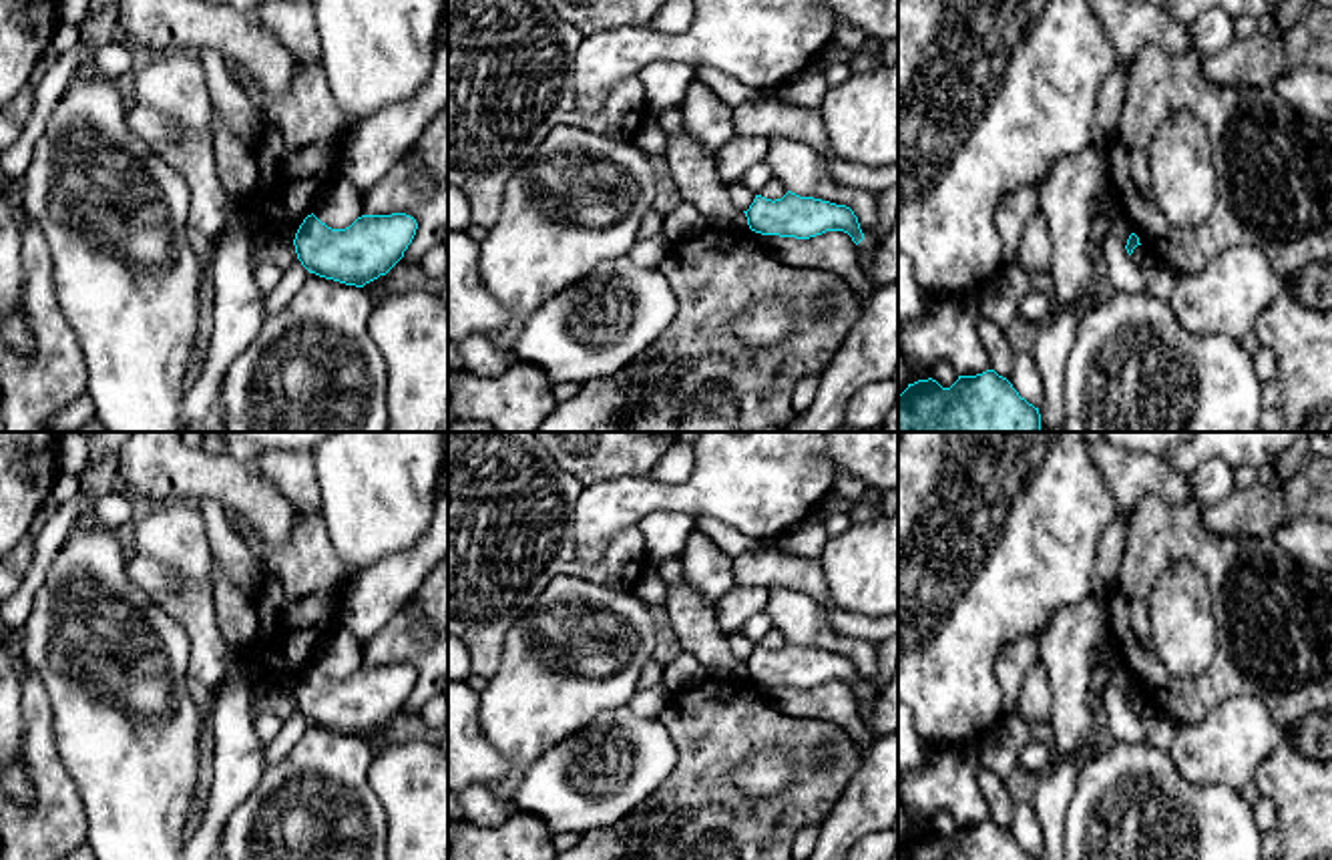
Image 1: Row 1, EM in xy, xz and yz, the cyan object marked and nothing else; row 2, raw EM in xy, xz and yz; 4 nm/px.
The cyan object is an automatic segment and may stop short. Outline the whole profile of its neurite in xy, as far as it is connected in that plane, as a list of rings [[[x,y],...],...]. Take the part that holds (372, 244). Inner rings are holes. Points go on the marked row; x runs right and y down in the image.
[[[311,213],[293,245],[309,273],[364,287],[404,257],[416,229],[416,219],[406,213],[362,215],[346,229],[331,229]]]

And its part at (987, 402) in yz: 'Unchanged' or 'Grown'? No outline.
Unchanged

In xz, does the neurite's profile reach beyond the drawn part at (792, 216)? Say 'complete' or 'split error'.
complete

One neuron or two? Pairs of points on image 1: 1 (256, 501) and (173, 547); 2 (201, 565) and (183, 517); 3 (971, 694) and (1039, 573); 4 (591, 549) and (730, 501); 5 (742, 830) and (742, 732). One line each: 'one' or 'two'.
1: two
2: one
3: one
4: one
5: one

